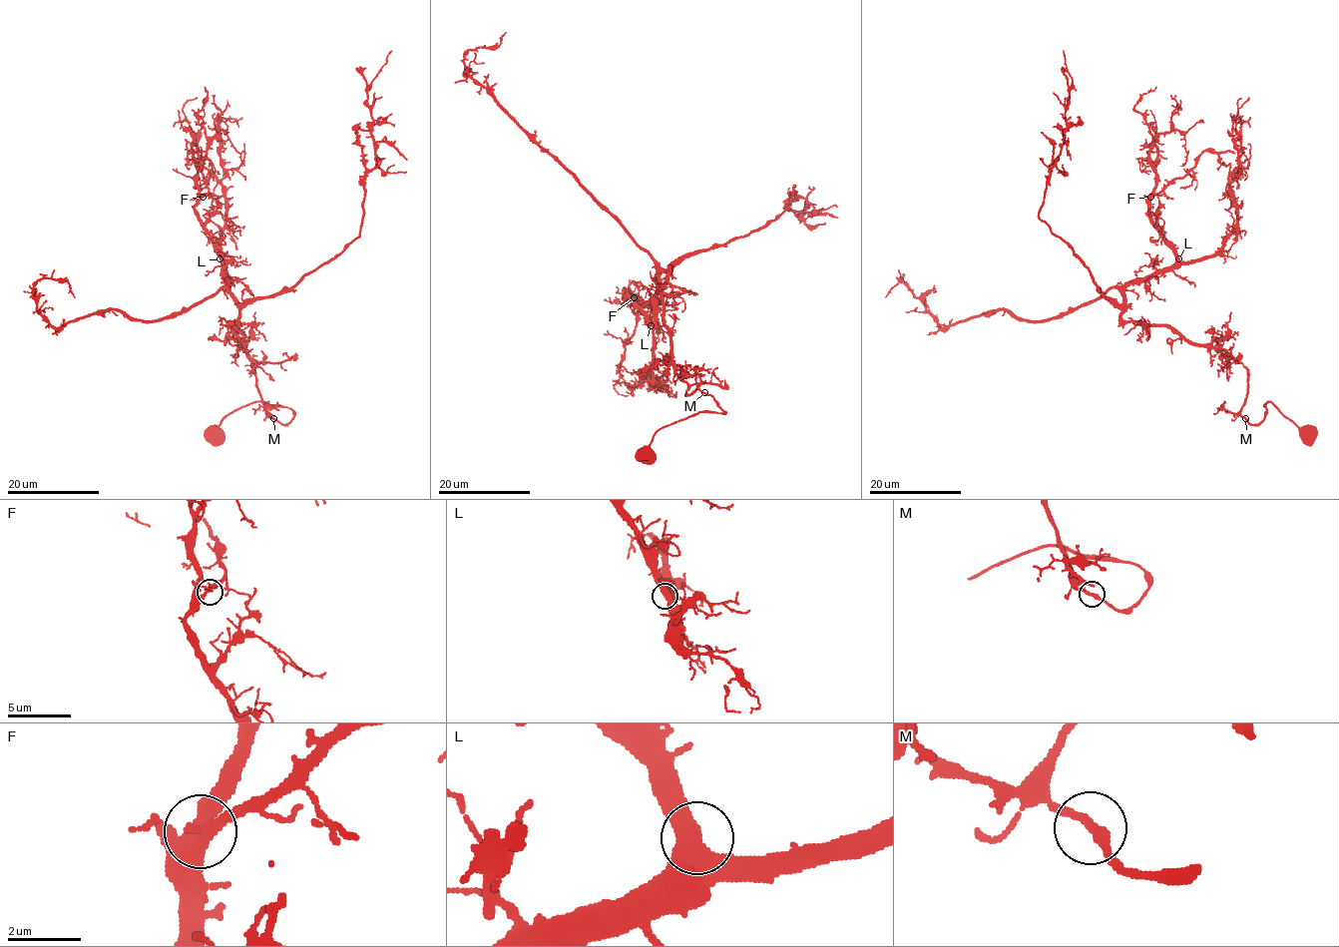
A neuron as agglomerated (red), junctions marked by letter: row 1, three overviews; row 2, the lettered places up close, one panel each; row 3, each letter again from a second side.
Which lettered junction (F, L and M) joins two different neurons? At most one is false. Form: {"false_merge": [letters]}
{"false_merge": []}

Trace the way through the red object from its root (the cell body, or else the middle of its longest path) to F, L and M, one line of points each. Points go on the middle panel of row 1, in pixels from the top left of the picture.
F: (646, 453), (662, 428), (724, 412), (673, 369), (670, 267), (653, 323), (634, 297)
L: (646, 453), (662, 428), (724, 412), (698, 387), (685, 393), (673, 369), (662, 294), (670, 267), (651, 325)
M: (646, 453), (649, 454), (649, 444), (662, 428), (701, 412), (724, 412), (704, 392)

